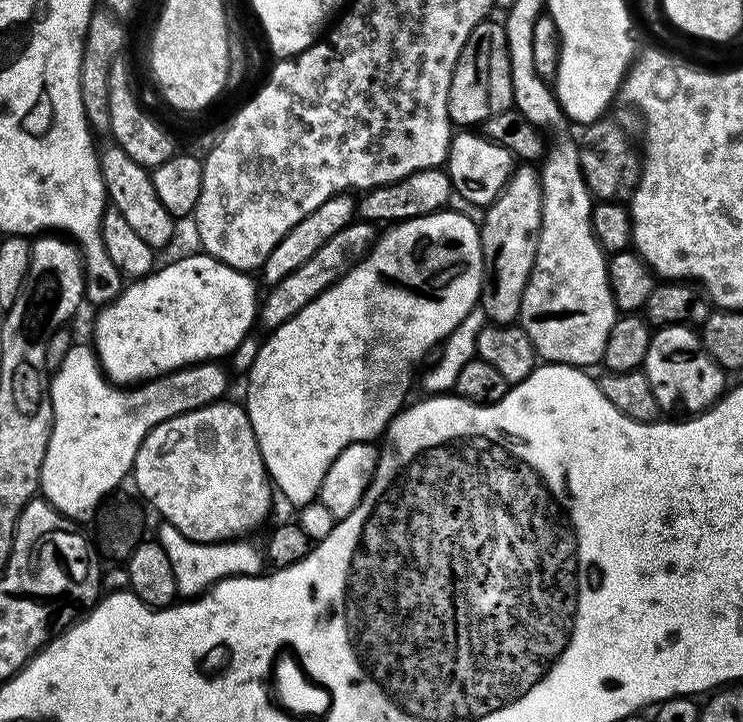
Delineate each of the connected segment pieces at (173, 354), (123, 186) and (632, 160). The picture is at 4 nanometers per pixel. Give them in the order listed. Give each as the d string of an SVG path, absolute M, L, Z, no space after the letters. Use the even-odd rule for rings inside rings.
M197 252L198 254L190 254L182 256L163 267L157 267L154 271L148 273L140 280L131 281L124 289L121 289L118 296L113 301L109 301L99 312L101 312L94 324L94 338L92 338L93 351L96 354L100 368L104 372L112 384L117 386L132 386L155 379L158 376L178 368L185 368L191 364L212 362L229 357L237 348L240 347L241 342L247 339L251 333L250 328L255 327L260 304L260 292L256 290L254 279L249 273L238 271L236 268L226 266L221 260L209 256L205 252Z
M115 142L109 143L109 148L101 147L98 155L104 190L111 207L116 208L118 214L126 217L126 222L130 222L130 227L141 236L146 246L154 250L166 247L176 232L177 221L158 199L158 194L154 191L151 171L134 162L134 158L130 158L130 154L126 154L126 150L122 150Z
M600 117L587 125L578 138L580 169L583 170L589 192L596 200L624 200L631 197L644 169L644 160L639 149L630 146L621 124L610 117Z

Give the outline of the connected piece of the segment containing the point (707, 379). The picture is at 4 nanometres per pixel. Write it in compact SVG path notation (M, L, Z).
M671 324L653 331L642 370L650 382L650 390L654 390L654 398L658 398L661 413L672 418L698 416L726 392L725 370L704 347L701 333L687 324Z

